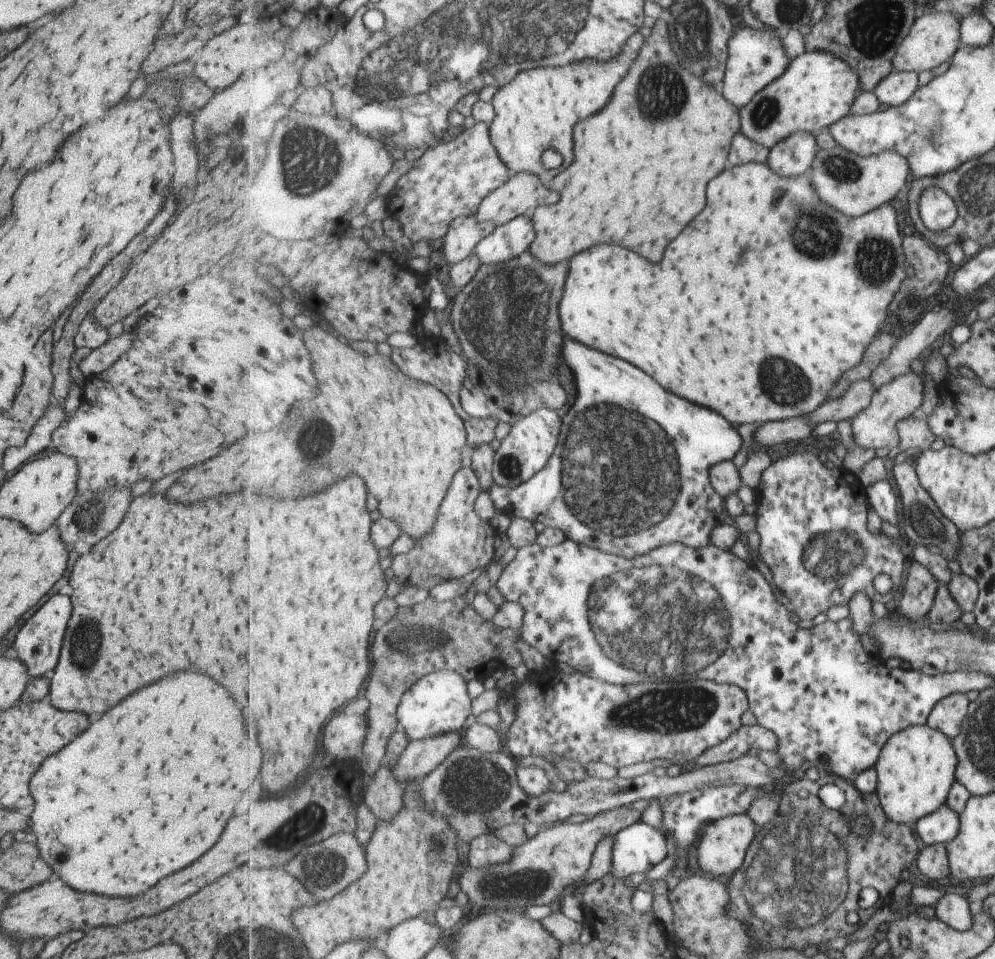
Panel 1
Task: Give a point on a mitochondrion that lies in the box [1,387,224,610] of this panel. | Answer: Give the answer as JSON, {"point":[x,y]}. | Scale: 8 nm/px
{"point":[88,516]}

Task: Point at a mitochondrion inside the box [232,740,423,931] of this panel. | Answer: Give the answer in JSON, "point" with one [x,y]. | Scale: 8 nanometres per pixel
{"point":[309,818]}

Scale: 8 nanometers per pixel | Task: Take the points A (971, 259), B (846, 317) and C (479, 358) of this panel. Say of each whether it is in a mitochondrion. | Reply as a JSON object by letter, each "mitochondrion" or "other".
{"A":"other","B":"other","C":"mitochondrion"}

